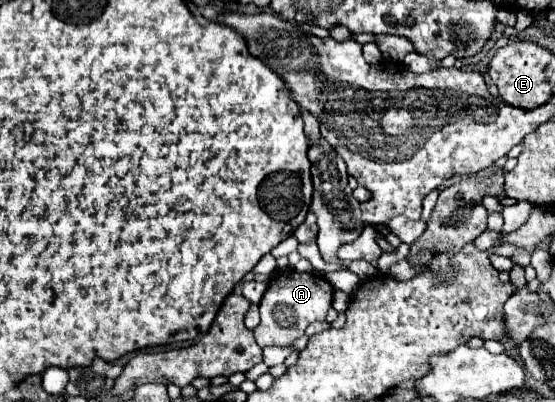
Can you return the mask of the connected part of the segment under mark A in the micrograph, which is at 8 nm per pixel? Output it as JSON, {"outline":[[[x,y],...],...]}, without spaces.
{"outline":[[[290,271],[280,275],[270,283],[262,301],[260,301],[260,325],[254,329],[256,341],[261,348],[268,345],[286,347],[292,345],[298,337],[304,335],[306,327],[314,321],[324,321],[328,309],[332,307],[332,285],[314,273],[298,273]]]}

